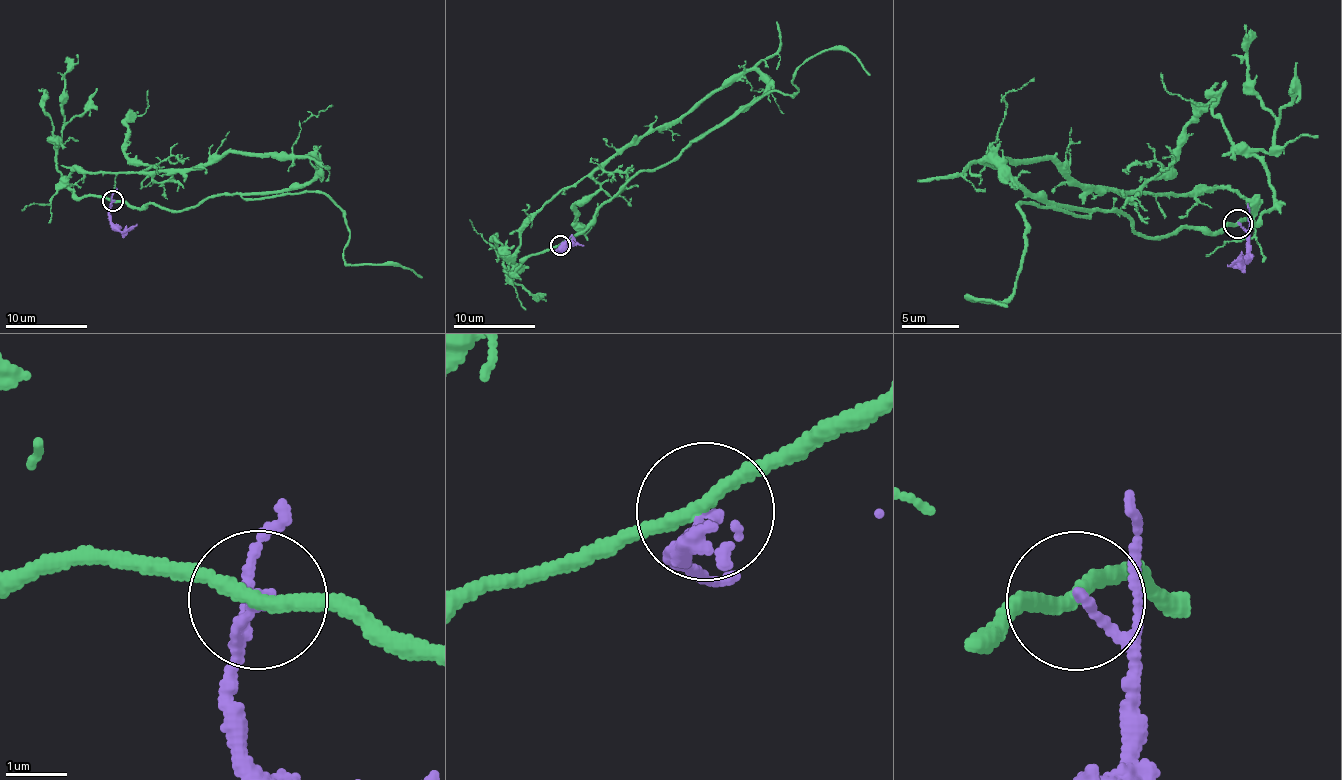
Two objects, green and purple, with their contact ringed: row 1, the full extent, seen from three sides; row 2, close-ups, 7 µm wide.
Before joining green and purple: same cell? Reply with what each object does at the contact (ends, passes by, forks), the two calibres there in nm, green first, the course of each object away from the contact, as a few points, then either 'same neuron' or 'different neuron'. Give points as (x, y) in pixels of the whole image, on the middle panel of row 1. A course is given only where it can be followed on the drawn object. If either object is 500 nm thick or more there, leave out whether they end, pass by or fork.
green passes by; purple ends; calibres 240 and 150 nm; course green (561, 245), (766, 81), (734, 73), (619, 149), (551, 198), (510, 257), (470, 219); course purple (561, 245), (556, 252), (570, 245), (583, 246); different neuron

